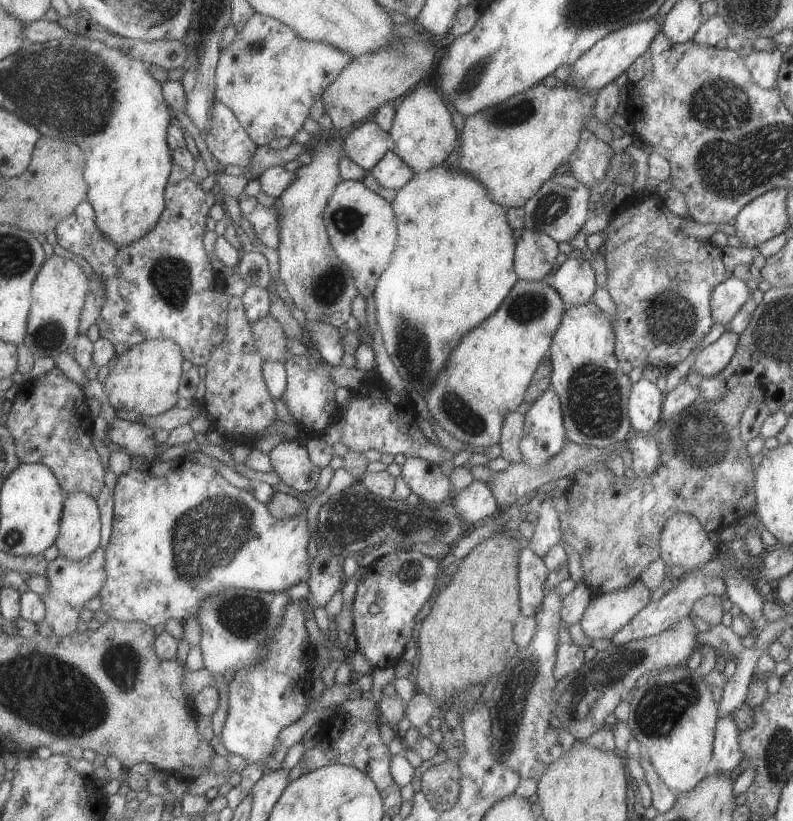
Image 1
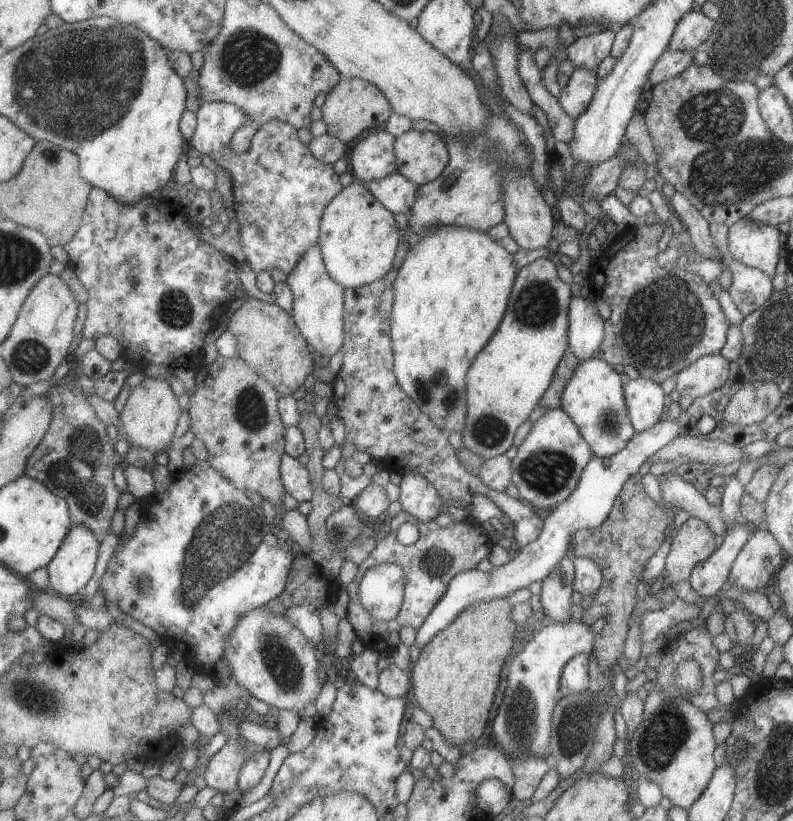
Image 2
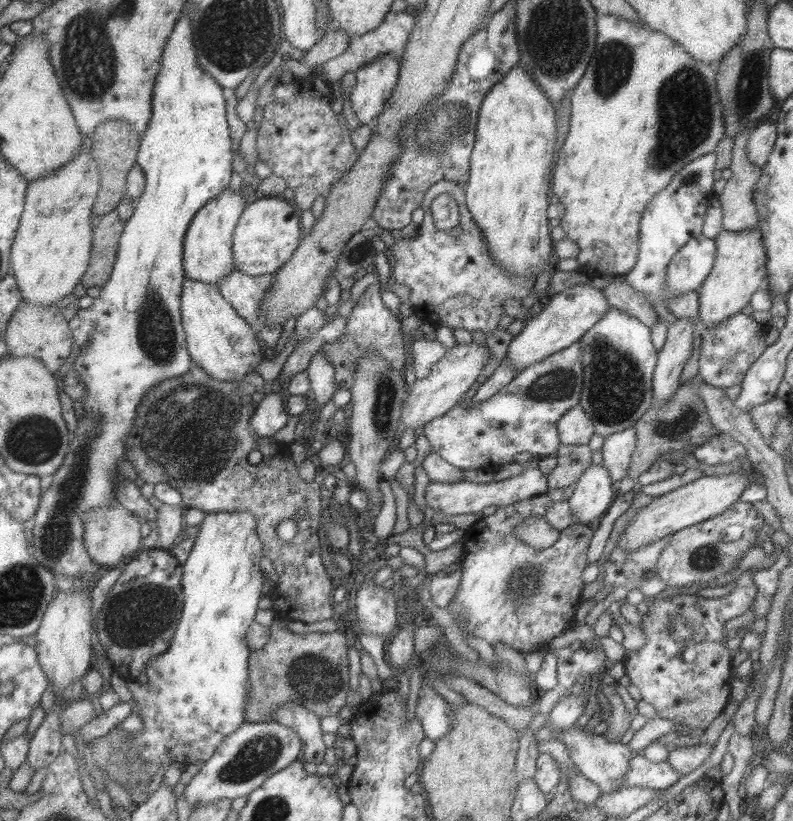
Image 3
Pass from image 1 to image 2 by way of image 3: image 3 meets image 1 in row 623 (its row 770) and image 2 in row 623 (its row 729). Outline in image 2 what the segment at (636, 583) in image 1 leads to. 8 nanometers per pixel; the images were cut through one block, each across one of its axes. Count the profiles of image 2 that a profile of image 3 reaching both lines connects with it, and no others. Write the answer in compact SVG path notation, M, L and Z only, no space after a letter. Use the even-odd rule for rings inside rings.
M582 621L552 622L515 648L507 670L507 687L491 724L495 741L506 756L519 758L519 754L533 754L550 759L551 712L557 702L555 692L559 690L561 670L569 658L592 652L595 635Z

